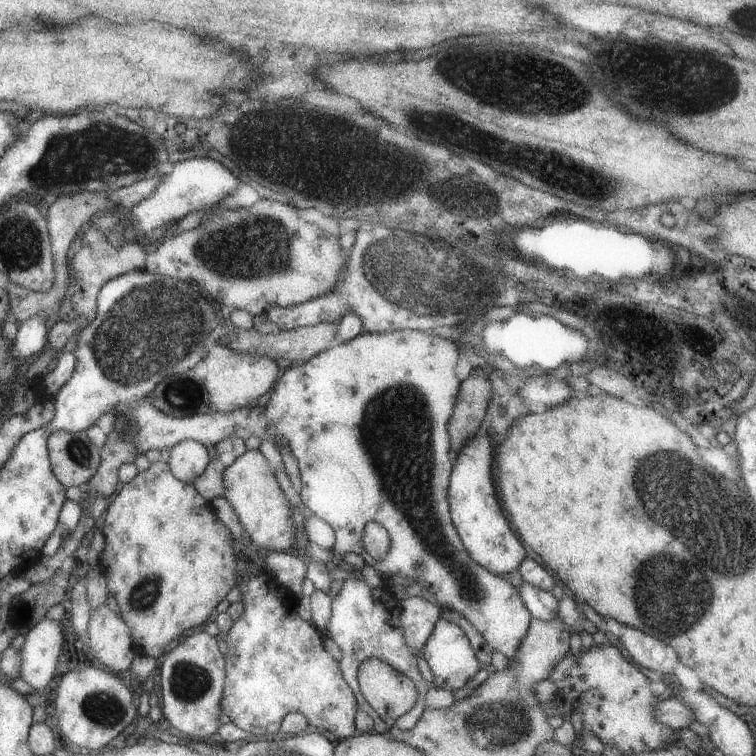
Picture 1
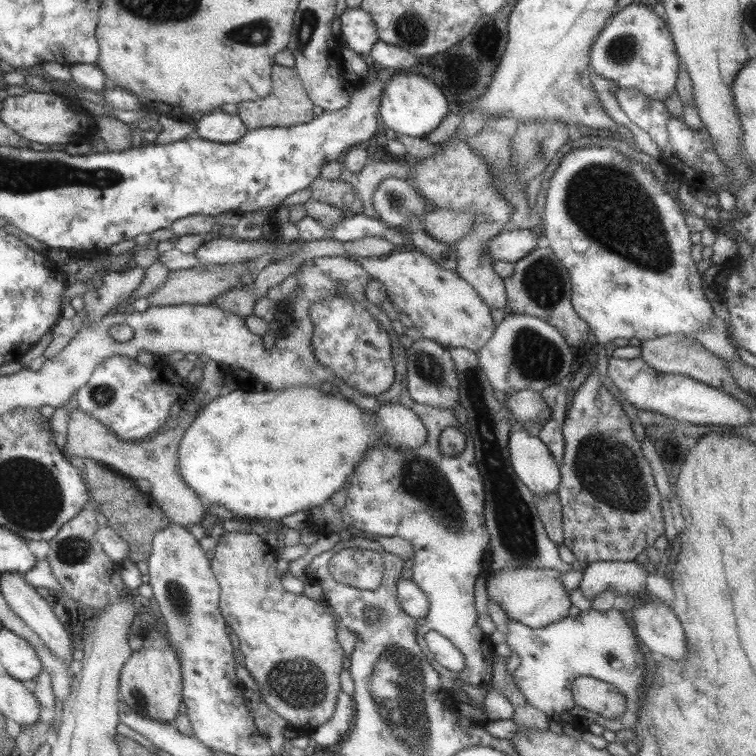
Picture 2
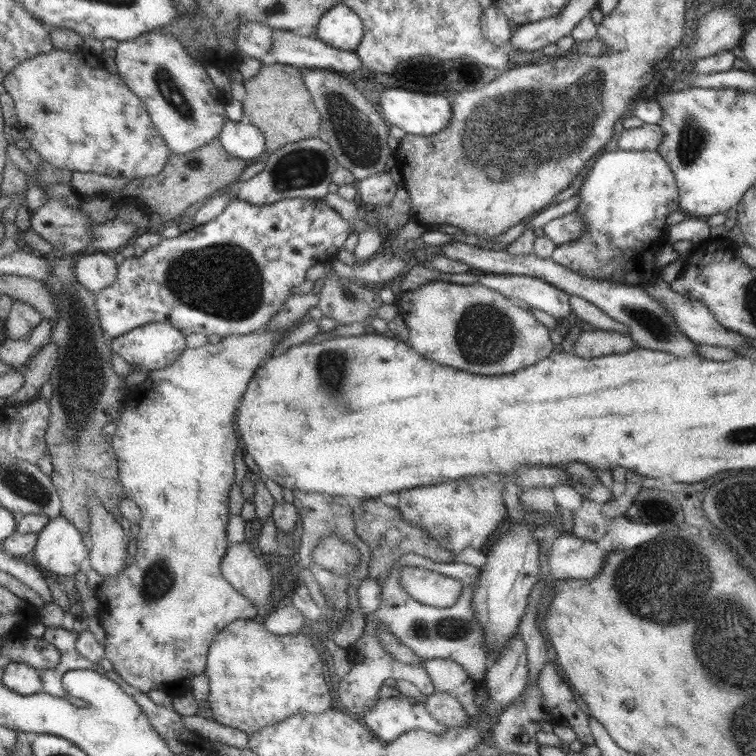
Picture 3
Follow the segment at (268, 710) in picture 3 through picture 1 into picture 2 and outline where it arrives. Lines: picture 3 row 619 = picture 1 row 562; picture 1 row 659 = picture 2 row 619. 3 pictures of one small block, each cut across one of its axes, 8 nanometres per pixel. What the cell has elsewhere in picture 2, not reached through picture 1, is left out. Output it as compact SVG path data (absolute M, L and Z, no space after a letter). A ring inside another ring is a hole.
M225 531L218 537L210 567L220 588L219 610L239 640L246 671L251 674L266 706L288 722L288 727L307 735L327 722L340 691L339 673L345 658L337 640L337 621L320 600L287 592L277 577L276 548L251 531Z

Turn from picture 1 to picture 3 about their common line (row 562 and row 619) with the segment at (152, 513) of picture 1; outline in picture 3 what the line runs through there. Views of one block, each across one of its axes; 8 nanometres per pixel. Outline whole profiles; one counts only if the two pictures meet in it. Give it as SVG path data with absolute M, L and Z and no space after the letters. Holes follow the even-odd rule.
M264 329L259 330L255 333L246 334L245 336L237 336L237 335L231 335L231 336L225 336L220 339L218 343L205 343L203 346L200 346L199 348L191 348L189 346L185 347L185 350L179 355L179 358L176 358L173 363L169 364L169 366L165 368L156 369L153 371L145 372L146 373L146 385L149 385L147 388L146 385L139 386L140 390L143 391L143 394L139 400L139 402L135 402L135 406L133 406L133 410L127 414L125 412L125 416L123 416L123 408L121 406L121 413L117 415L117 419L114 419L113 422L116 425L115 432L112 434L112 436L109 436L110 443L112 446L112 452L117 457L118 460L118 473L119 478L121 481L121 484L123 485L126 498L130 499L139 510L139 522L137 524L137 527L134 527L134 531L132 533L132 537L136 540L136 550L134 554L135 561L127 566L124 567L124 569L113 578L104 578L102 583L95 589L95 598L98 600L98 604L100 606L98 616L100 625L102 626L105 635L105 639L103 642L104 644L104 652L105 652L105 658L109 660L112 664L113 672L117 673L123 681L125 681L127 684L130 684L131 686L134 686L137 690L140 690L141 692L147 693L149 690L163 690L166 691L168 694L172 696L178 696L180 694L185 694L187 692L191 692L189 681L193 678L193 676L201 674L206 667L206 660L207 660L207 652L209 649L209 644L213 642L213 639L215 638L215 634L219 632L222 628L225 628L230 622L233 622L237 619L253 619L257 614L259 614L261 611L259 608L253 606L250 604L249 600L247 600L240 592L237 592L226 580L223 578L223 575L220 573L220 562L222 559L222 556L225 554L226 548L227 548L227 541L226 541L226 534L225 534L225 525L227 524L229 514L228 514L228 496L229 496L229 490L231 490L231 486L233 486L233 482L235 482L235 474L233 473L233 453L235 452L237 448L237 440L235 437L235 430L233 430L233 424L234 418L236 416L237 408L240 405L240 400L246 390L246 386L249 383L249 380L253 377L253 374L255 373L255 370L259 367L260 364L263 363L265 359L267 359L267 356L273 352L275 346L278 344L278 340L281 338L282 334L284 334L285 329L279 330L279 331L267 331L265 332Z

